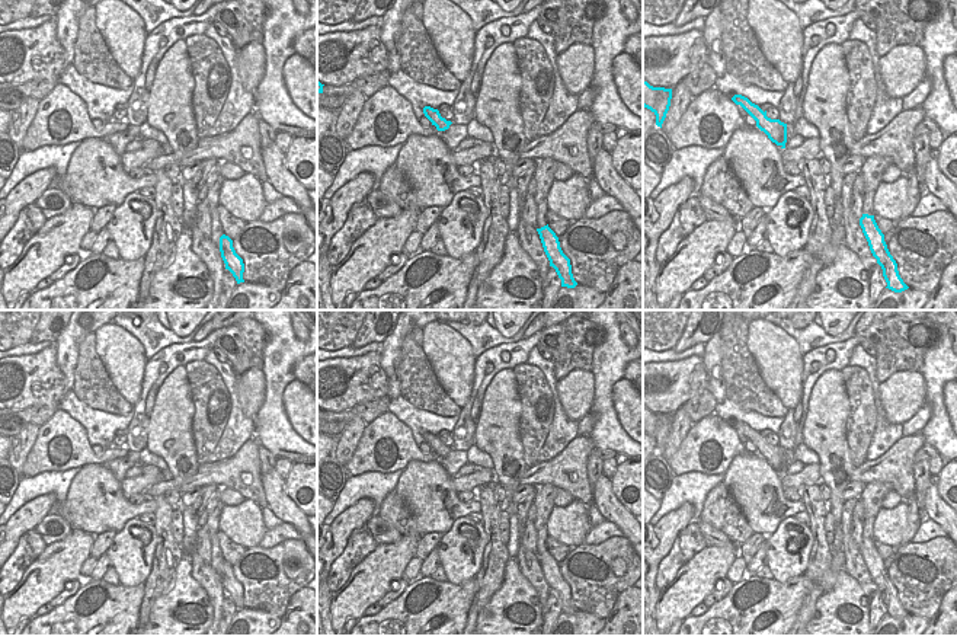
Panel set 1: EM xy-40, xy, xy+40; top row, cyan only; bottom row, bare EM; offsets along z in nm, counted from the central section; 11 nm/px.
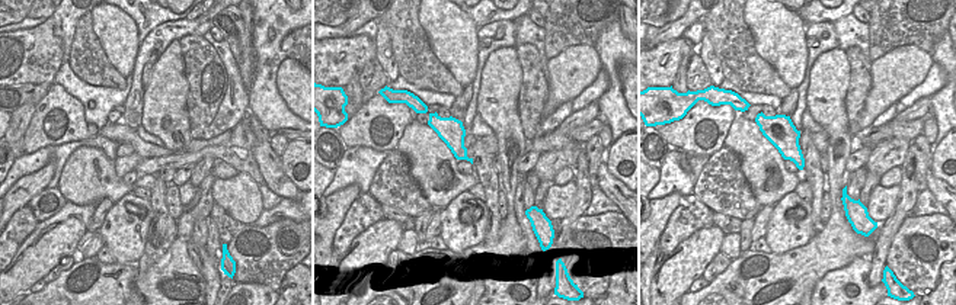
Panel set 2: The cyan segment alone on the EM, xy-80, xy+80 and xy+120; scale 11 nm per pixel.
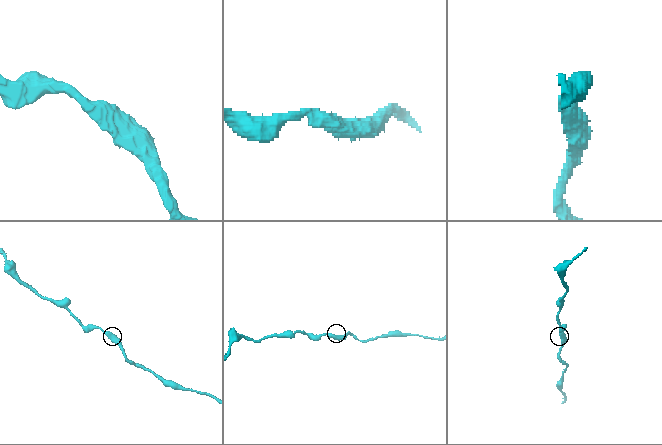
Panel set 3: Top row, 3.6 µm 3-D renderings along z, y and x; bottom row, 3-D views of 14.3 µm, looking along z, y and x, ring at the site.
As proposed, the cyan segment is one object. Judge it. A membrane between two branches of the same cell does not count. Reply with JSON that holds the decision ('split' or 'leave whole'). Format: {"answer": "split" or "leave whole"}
{"answer": "leave whole"}

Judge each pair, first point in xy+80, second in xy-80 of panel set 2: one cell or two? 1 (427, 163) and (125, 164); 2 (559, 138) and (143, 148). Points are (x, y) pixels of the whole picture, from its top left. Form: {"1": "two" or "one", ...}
{"1": "two", "2": "two"}

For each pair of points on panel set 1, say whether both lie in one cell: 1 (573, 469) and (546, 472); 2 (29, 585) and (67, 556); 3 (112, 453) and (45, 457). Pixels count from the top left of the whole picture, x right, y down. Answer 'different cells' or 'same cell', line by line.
1: same cell
2: same cell
3: same cell

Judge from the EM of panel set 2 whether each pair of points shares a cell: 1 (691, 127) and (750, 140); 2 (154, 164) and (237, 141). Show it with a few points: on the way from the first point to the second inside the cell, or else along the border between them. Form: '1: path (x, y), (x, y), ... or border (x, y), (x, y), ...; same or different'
1: border (735, 115), (722, 145); different
2: path (175, 160), (195, 157), (205, 151), (218, 151); same

